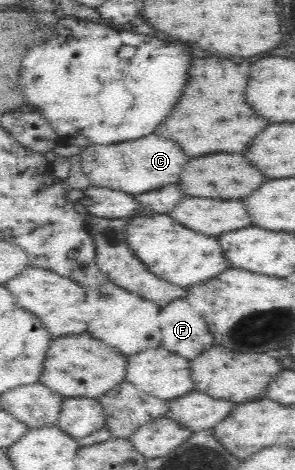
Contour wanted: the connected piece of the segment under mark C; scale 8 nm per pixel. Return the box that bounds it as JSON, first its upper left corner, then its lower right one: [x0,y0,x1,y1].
[78,135,189,196]

